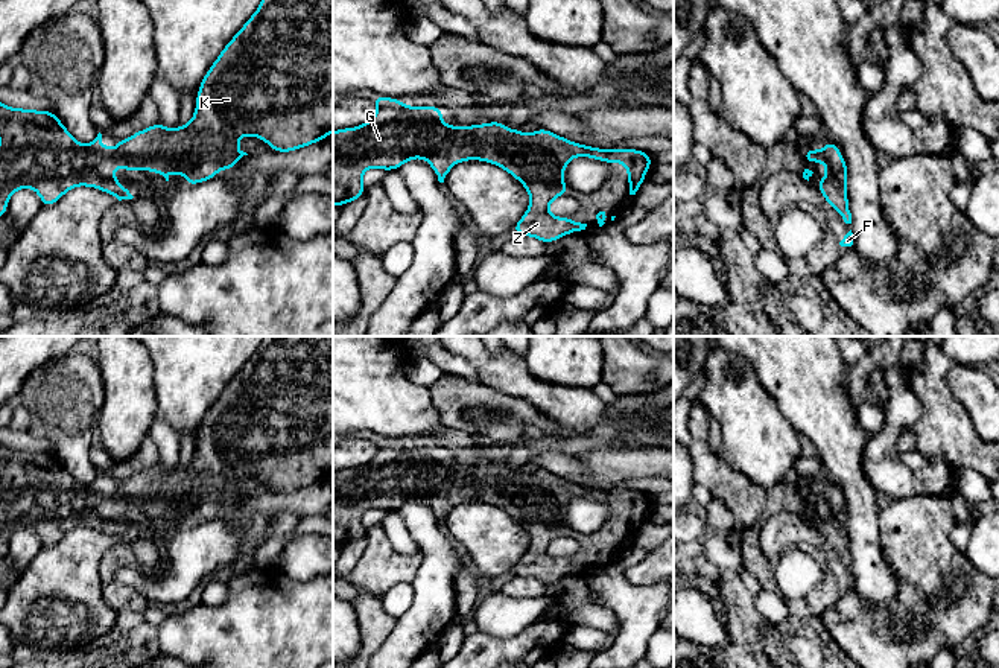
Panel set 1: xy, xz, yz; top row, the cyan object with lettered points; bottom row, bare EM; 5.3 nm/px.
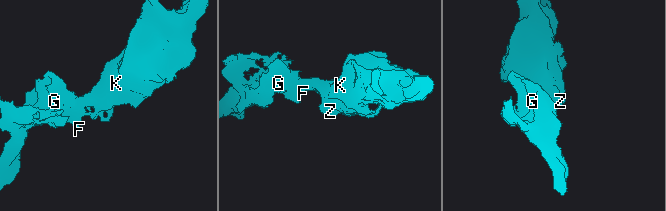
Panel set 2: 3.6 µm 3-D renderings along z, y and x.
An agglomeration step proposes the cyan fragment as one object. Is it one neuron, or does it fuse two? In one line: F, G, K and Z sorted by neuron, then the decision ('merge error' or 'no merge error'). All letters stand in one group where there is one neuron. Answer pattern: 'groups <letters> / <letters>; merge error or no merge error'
groups F G K Z; no merge error

